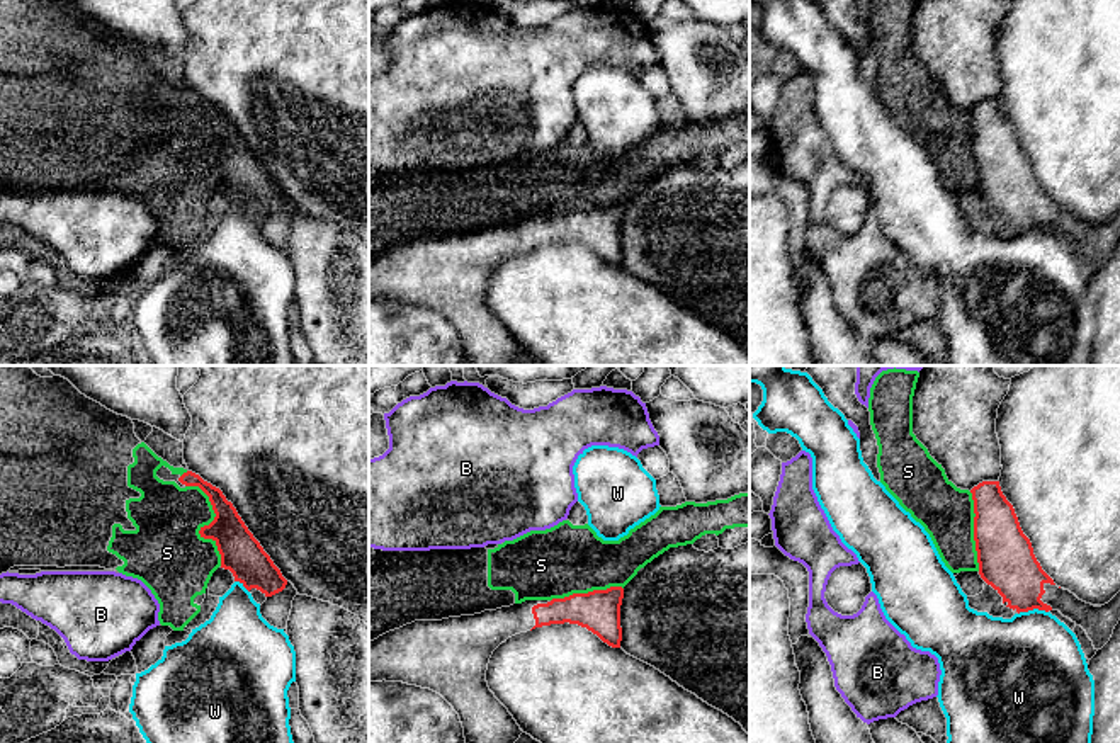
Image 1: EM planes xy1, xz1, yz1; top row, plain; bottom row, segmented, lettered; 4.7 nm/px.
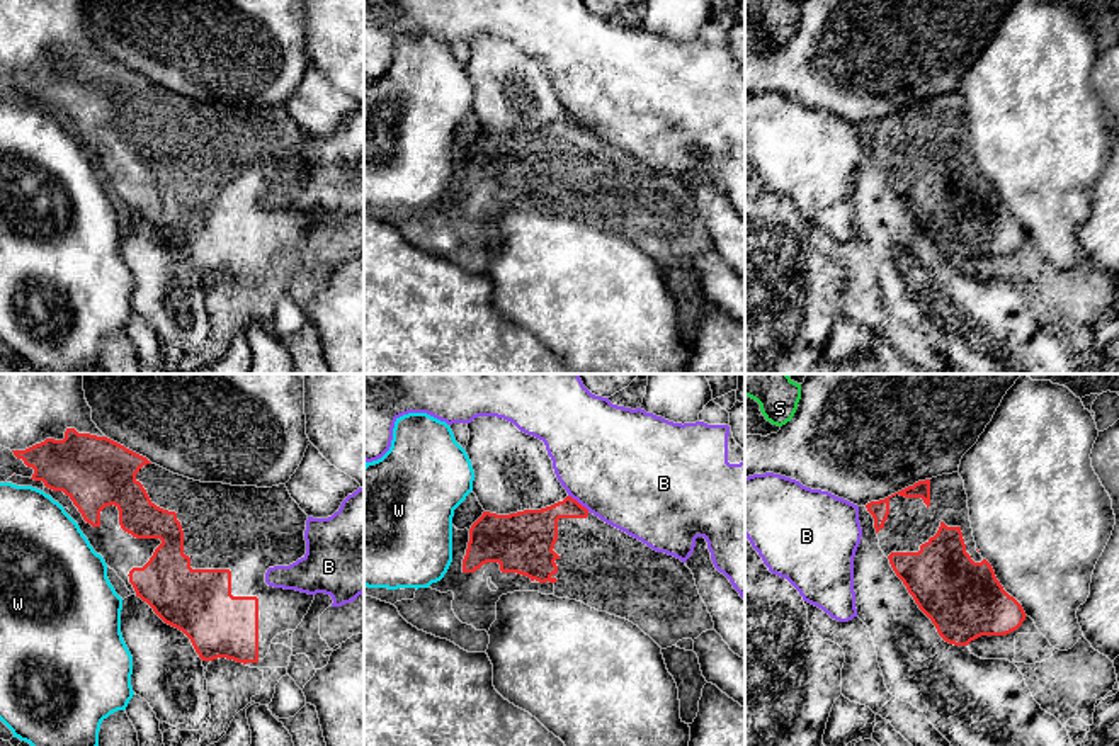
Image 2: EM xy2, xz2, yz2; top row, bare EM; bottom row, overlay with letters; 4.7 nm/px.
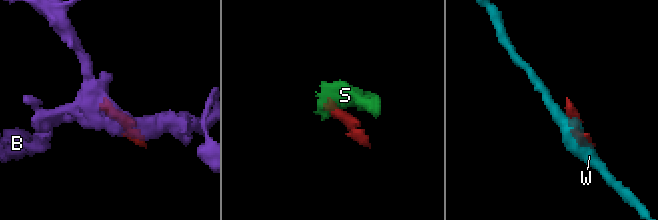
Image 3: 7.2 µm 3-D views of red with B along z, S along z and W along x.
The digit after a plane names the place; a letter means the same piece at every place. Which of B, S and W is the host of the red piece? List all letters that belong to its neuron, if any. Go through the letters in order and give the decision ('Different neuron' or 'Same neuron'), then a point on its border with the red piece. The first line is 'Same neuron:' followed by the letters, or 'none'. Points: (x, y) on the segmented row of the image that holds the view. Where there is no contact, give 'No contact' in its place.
Same neuron: none
B: Different neuron. Touches red at xz2 (577, 502)
S: Different neuron. Touches red at xy1 (209, 524)
W: Different neuron. Touches red at yz1 (1032, 609)

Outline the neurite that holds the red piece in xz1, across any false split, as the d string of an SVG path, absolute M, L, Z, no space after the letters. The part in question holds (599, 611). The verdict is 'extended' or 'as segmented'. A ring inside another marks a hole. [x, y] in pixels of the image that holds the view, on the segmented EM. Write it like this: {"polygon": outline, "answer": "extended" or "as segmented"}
{"polygon": "M622 587L573 593L552 600L525 600L496 610L442 621L415 621L369 643L369 682L403 682L440 694L459 714L466 743L515 743L523 733L486 682L493 651L508 638L551 624L578 624L612 648L620 648Z", "answer": "extended"}

